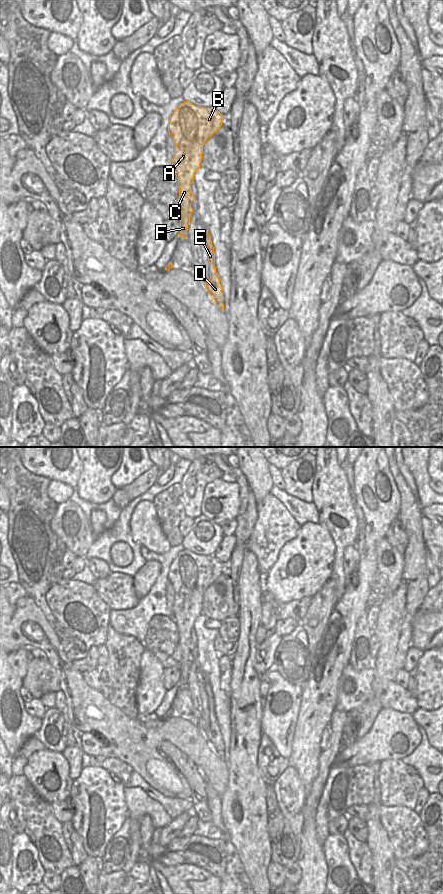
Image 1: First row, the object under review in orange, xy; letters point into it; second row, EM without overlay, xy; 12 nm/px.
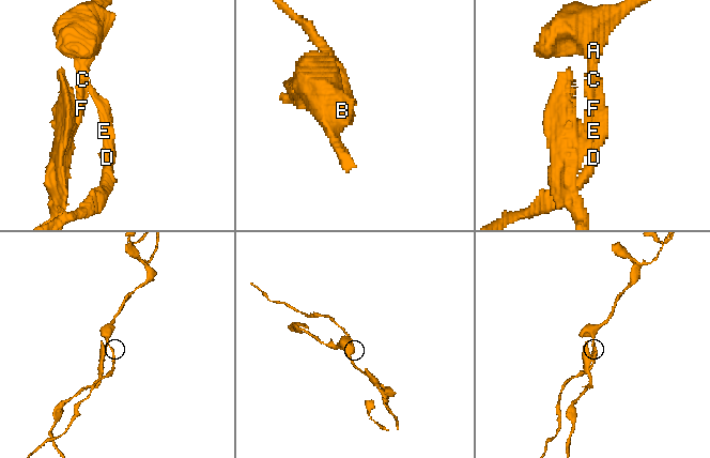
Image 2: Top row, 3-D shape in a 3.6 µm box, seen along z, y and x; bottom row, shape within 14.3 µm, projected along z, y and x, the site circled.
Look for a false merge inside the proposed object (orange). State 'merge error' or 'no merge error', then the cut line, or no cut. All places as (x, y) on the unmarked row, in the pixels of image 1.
merge error | xy (189, 640), (189, 648), (191, 650)

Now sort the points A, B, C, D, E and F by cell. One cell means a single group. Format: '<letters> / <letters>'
A B C F / D E

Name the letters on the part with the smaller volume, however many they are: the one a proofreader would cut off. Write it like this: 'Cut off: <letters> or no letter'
Cut off: D, E

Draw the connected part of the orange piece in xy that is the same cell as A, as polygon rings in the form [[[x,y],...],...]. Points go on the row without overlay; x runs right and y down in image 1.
[[[188,549],[179,552],[172,561],[168,570],[168,580],[173,585],[175,595],[172,613],[178,627],[179,645],[182,649],[183,659],[180,662],[179,684],[187,686],[188,673],[192,662],[190,639],[195,620],[201,615],[204,591],[222,574],[223,564],[214,556],[196,554]]]

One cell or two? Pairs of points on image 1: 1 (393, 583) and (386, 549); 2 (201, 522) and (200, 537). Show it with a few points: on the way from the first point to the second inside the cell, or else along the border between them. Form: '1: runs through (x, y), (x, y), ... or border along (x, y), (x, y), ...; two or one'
1: runs through (393, 575), (392, 569), (387, 564), (387, 557); one
2: runs through (201, 526), (201, 533); one

